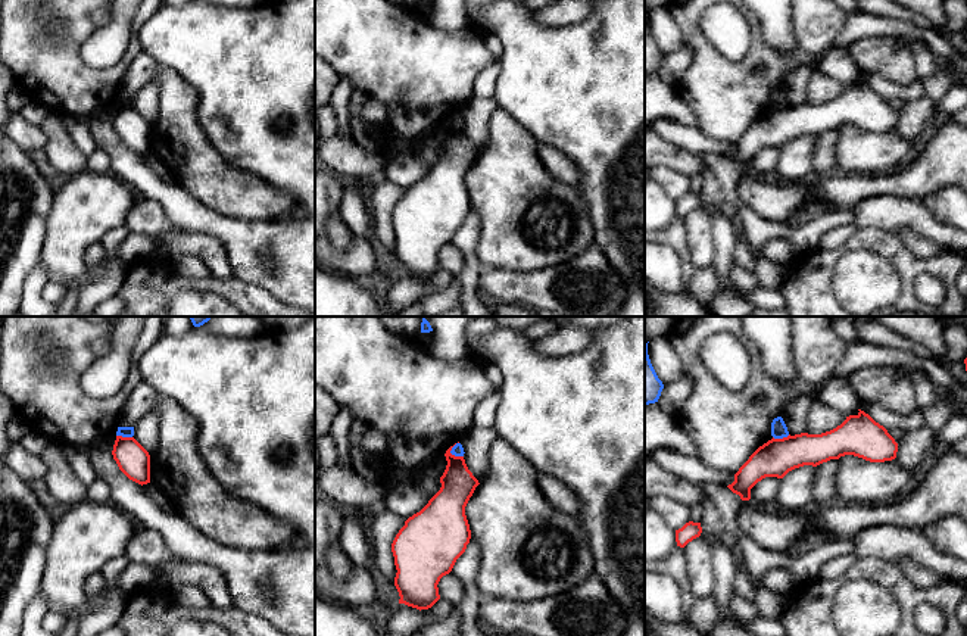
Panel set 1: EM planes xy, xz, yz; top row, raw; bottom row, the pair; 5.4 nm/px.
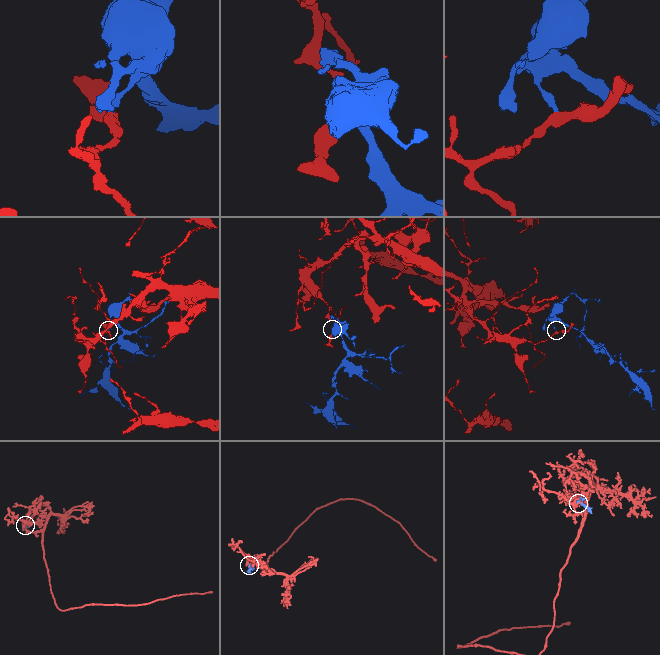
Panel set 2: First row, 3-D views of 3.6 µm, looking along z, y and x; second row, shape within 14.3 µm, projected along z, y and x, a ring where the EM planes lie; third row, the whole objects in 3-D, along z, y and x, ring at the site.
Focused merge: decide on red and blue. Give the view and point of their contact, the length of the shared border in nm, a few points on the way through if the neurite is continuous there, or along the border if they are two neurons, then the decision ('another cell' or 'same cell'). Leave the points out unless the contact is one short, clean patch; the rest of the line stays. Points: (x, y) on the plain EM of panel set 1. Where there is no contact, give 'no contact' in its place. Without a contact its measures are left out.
contact xz (451, 124); length 90 nm; border xz (458, 112), (451, 122), (462, 127); another cell

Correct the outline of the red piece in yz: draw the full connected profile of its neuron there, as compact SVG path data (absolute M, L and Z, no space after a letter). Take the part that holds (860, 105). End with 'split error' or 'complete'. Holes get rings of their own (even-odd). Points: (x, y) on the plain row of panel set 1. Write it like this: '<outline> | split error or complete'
M858 80L857 85L849 85L836 99L821 103L801 103L783 109L771 109L759 116L749 130L734 144L734 152L727 158L740 166L742 171L751 169L751 159L765 147L783 149L789 141L812 135L817 137L830 130L839 130L845 125L854 125L870 132L885 132L896 128L898 113L888 100L876 93L868 84Z | complete

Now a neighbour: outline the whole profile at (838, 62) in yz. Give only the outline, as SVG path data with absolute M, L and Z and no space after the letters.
M832 47L821 59L818 71L837 80L845 87L860 80L860 71L848 47Z

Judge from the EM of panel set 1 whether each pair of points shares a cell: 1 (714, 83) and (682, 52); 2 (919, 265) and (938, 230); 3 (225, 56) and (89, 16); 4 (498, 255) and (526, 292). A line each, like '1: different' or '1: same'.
1: different
2: different
3: different
4: different

